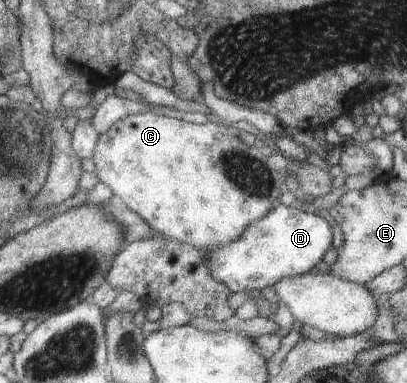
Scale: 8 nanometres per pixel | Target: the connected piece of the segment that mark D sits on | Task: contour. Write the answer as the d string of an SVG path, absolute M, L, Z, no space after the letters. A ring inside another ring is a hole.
M277 204L272 207L263 217L249 224L244 232L231 240L229 244L222 245L222 248L211 248L203 254L209 262L211 275L219 282L223 282L230 291L249 292L253 289L260 290L267 285L278 282L287 276L298 276L307 273L318 261L321 261L323 253L331 245L331 229L324 218L316 213L308 214L299 209L298 205L283 206Z

